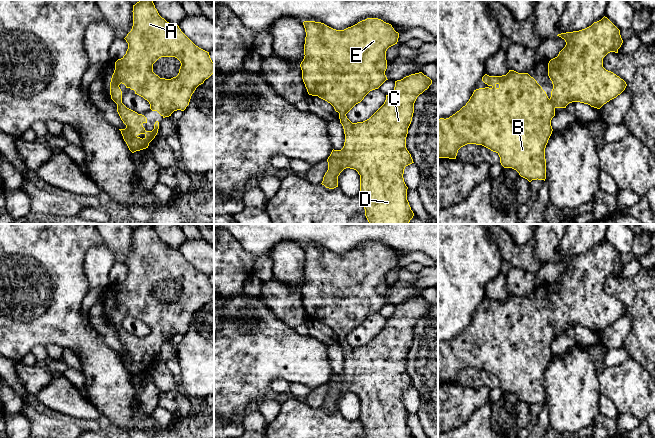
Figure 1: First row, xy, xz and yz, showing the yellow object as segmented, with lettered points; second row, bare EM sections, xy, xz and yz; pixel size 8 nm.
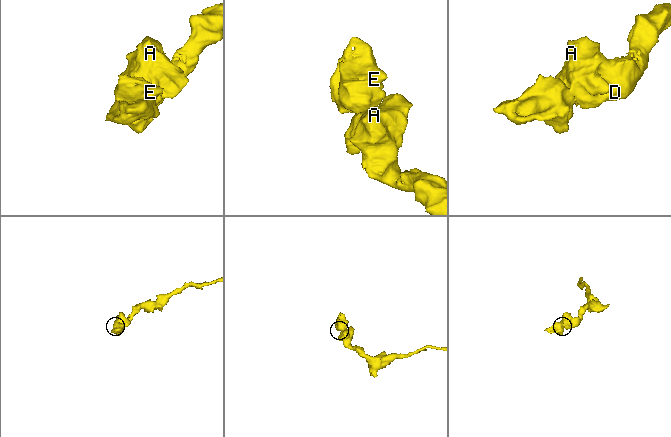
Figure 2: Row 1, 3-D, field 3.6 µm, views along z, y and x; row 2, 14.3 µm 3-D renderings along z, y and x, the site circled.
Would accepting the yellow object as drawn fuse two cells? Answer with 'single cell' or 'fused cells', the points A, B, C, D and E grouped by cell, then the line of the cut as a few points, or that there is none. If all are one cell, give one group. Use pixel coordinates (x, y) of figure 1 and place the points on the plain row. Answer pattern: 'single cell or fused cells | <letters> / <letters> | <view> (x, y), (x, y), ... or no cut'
single cell | A B C D E | no cut

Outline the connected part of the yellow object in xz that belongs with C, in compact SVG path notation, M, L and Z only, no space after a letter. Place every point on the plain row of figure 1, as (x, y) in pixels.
M367 242L344 254L333 253L324 247L315 245L303 246L306 261L304 268L304 283L300 288L302 303L309 319L330 327L339 337L340 347L345 358L344 370L341 374L332 374L327 383L328 394L325 397L322 409L334 413L338 411L338 400L346 393L354 393L360 399L359 421L363 426L365 438L414 438L407 424L407 413L403 402L406 390L414 387L411 378L406 372L406 361L411 348L414 327L417 321L429 312L432 304L422 296L411 298L395 305L394 314L386 319L384 328L367 344L352 347L346 338L372 314L378 313L387 303L386 275L397 268L399 257L391 248L378 242Z

